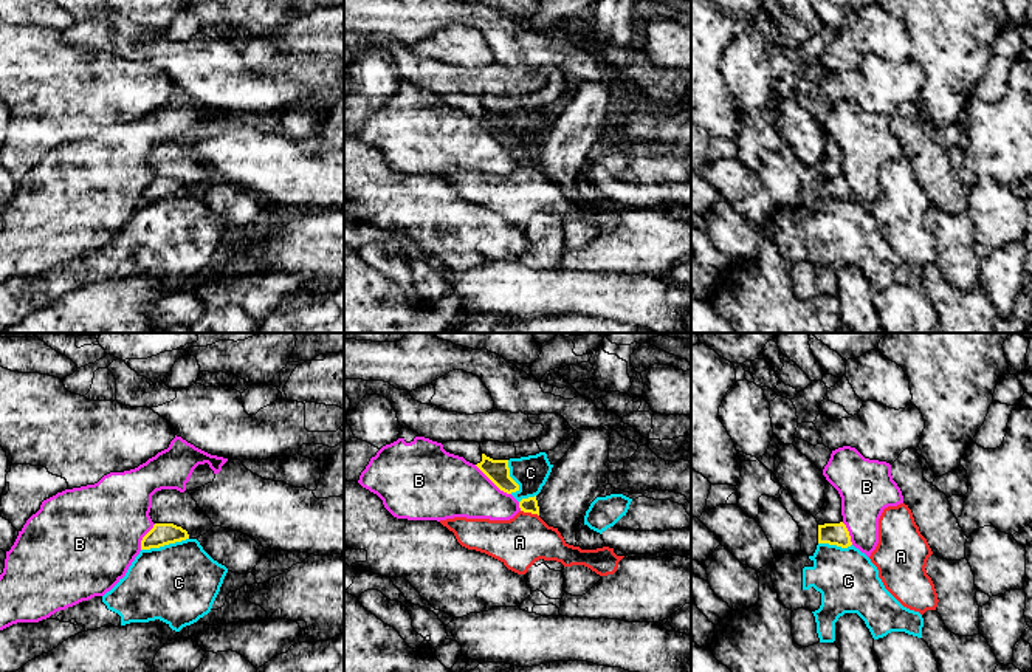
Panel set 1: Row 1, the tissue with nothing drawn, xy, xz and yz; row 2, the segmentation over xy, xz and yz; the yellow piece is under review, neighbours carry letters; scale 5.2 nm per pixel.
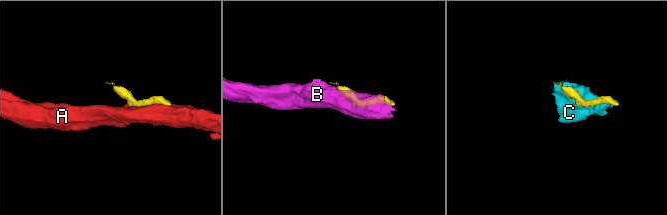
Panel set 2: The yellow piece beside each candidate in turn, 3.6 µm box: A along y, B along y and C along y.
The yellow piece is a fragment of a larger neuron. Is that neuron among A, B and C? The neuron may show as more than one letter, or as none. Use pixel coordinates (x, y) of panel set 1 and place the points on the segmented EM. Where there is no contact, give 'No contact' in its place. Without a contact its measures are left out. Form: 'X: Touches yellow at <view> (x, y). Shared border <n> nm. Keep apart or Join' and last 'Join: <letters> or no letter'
A: Touches yellow at xz (530, 511). Shared border 100 nm. Keep apart
B: Touches yellow at xz (493, 482). Shared border 240 nm. Keep apart
C: Touches yellow at xy (165, 544). Shared border 260 nm. Keep apart
Join: no letter

